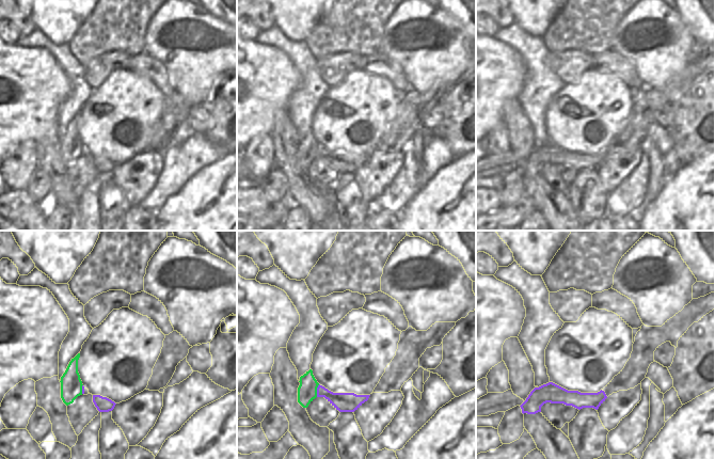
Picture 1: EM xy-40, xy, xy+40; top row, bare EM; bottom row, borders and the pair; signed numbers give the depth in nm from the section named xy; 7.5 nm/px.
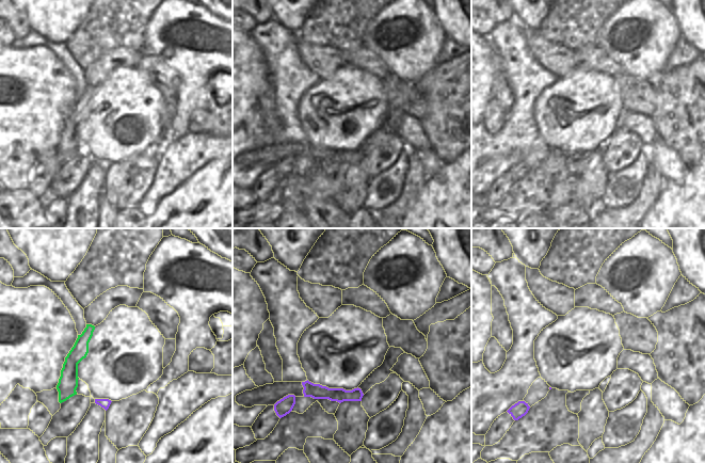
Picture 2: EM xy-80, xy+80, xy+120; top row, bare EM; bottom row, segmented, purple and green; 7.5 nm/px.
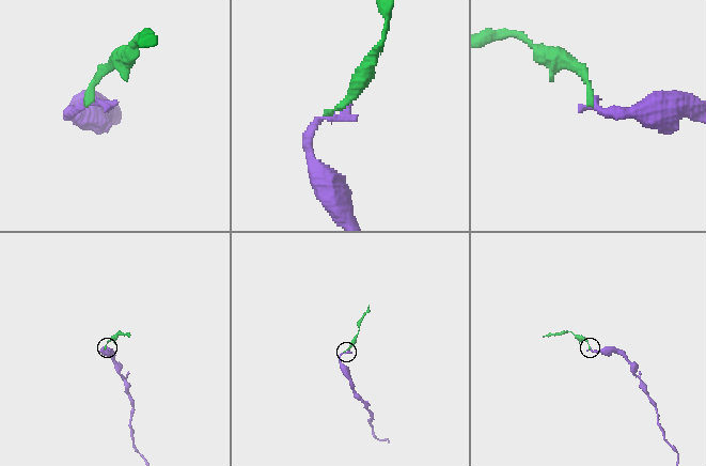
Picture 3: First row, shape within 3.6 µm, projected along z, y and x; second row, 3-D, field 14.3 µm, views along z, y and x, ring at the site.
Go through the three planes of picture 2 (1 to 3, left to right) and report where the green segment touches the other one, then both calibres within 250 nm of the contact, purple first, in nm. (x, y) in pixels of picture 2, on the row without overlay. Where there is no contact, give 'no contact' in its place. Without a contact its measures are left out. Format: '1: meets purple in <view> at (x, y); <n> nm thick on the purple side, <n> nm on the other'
1: no contact
2: no contact
3: no contact

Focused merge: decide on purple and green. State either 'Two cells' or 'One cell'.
One cell

